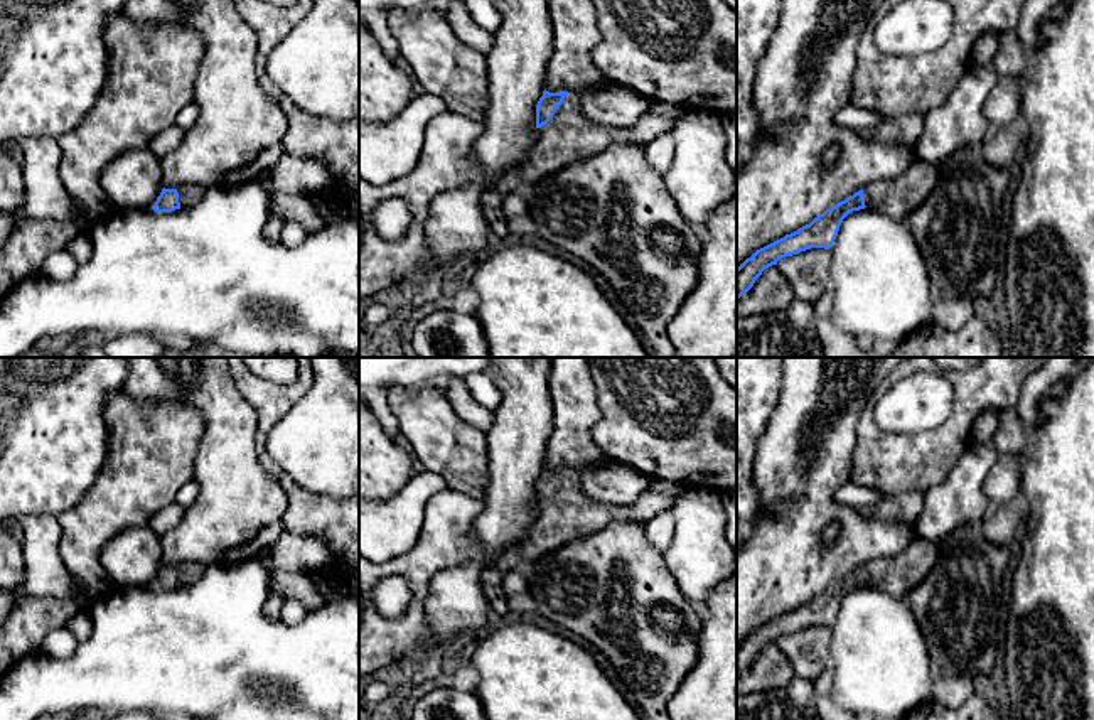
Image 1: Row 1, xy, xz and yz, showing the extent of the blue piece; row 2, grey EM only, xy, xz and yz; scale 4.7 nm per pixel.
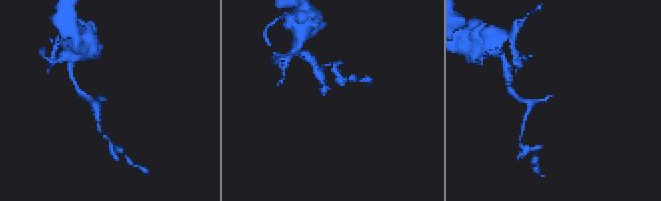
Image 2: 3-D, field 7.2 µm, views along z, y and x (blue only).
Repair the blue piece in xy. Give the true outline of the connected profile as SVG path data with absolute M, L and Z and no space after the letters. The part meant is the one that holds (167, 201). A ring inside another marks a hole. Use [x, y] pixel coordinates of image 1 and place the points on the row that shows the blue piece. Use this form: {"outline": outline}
{"outline": "M182 185L177 189L162 189L152 209L155 212L172 212L175 209L185 209L196 204L207 189L199 185Z"}

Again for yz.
{"outline": "M915 160L902 175L870 184L826 209L809 224L757 250L737 268L737 298L747 293L762 271L777 265L779 260L811 248L829 250L843 219L853 211L865 207L878 209L905 223L909 214L920 206L934 189L937 177L937 167Z"}

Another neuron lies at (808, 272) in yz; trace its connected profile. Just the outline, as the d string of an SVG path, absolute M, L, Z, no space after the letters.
M811 248L777 261L796 298L816 304L829 282L831 251Z

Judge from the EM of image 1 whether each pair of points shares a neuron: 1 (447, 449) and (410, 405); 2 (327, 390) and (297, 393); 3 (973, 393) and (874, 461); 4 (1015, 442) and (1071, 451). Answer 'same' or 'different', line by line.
1: same
2: different
3: same
4: different

